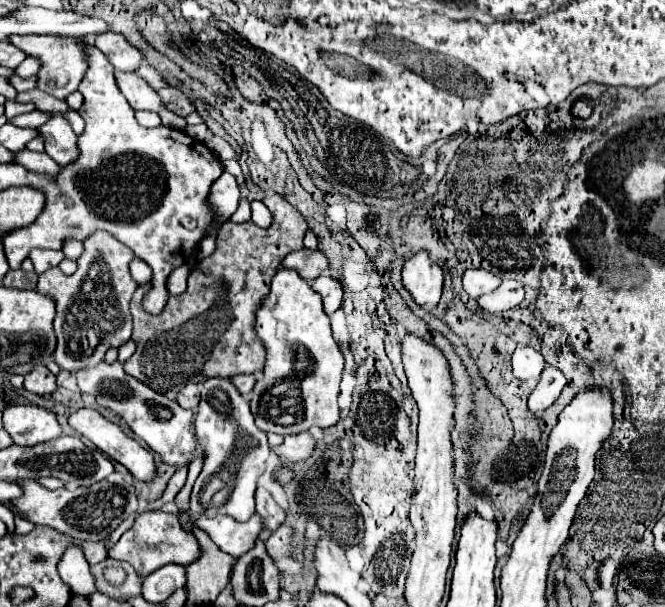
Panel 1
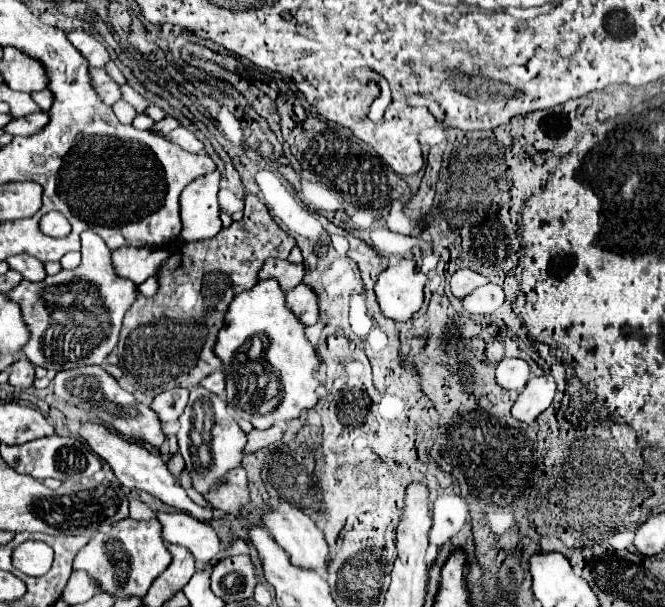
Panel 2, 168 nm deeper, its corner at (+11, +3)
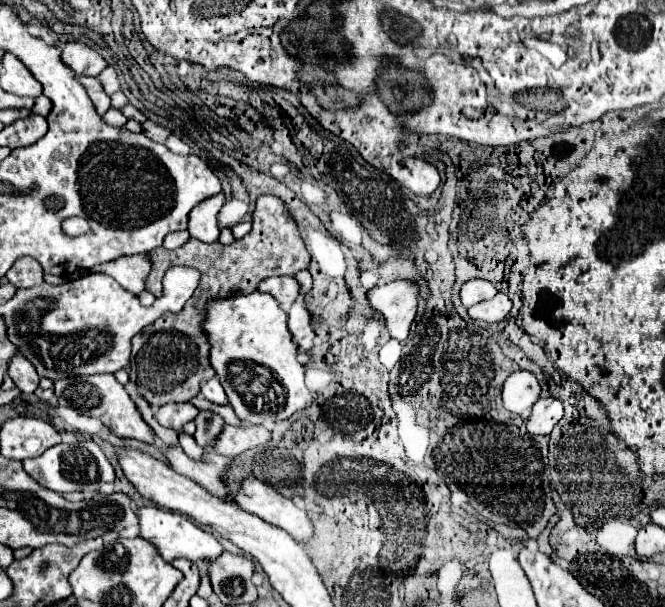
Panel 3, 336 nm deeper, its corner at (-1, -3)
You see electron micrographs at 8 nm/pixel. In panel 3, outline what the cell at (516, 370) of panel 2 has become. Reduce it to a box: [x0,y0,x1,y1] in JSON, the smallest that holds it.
[502,370,540,416]

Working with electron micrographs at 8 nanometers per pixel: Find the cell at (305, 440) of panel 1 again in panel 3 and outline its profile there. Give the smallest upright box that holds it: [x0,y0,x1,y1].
[214,426,272,458]

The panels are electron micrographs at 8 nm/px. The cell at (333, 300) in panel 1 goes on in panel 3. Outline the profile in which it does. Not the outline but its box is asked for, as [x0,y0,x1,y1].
[288,296,316,352]

